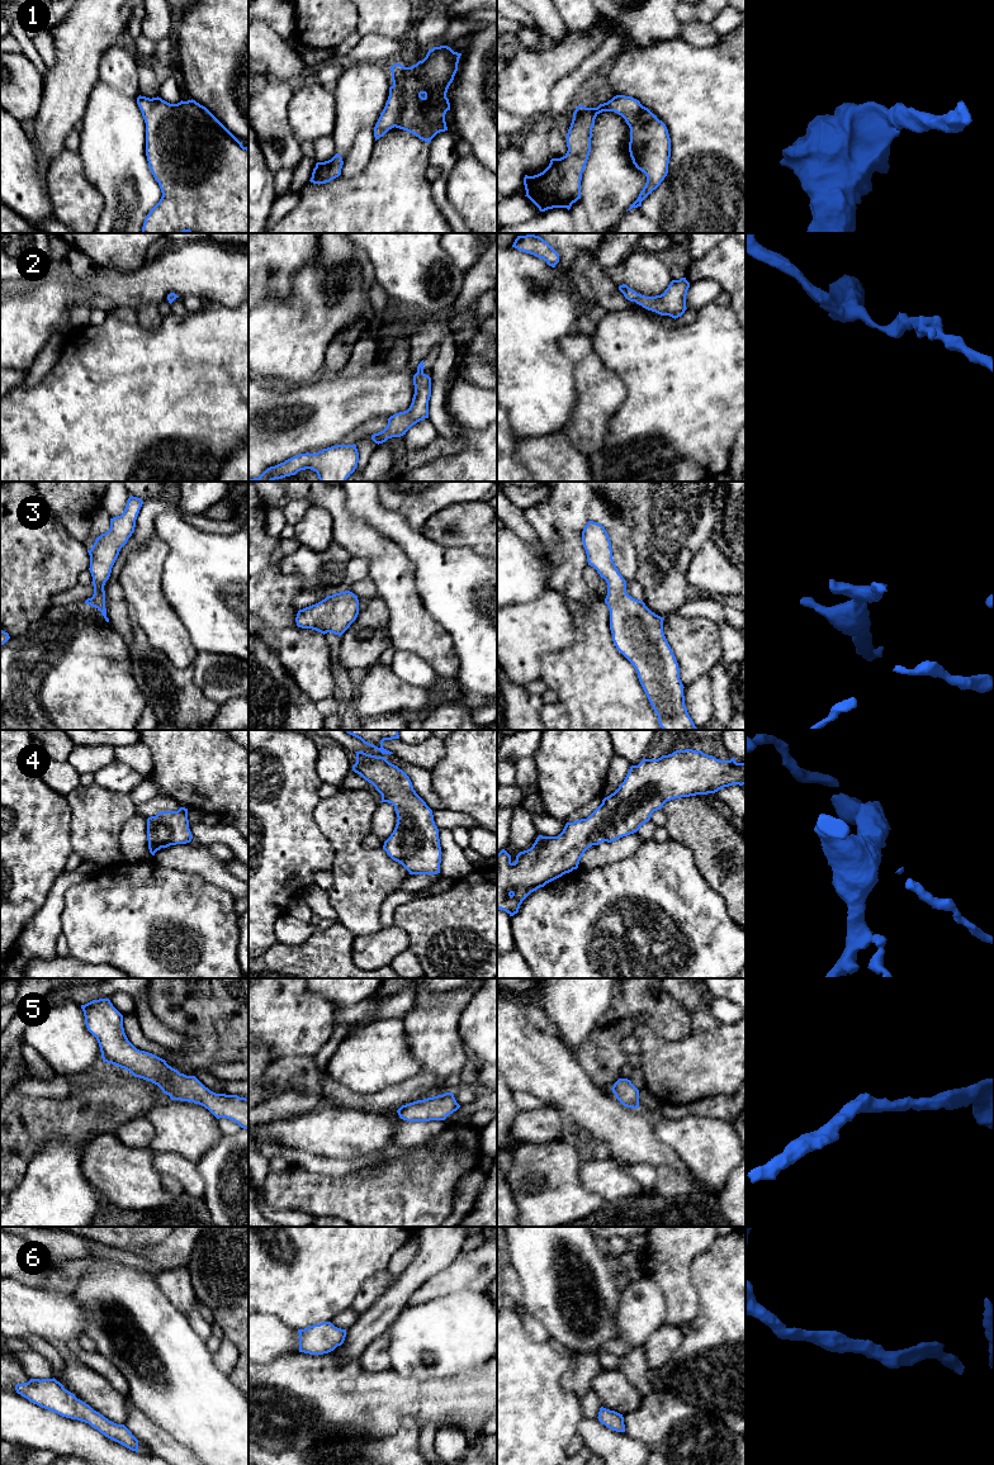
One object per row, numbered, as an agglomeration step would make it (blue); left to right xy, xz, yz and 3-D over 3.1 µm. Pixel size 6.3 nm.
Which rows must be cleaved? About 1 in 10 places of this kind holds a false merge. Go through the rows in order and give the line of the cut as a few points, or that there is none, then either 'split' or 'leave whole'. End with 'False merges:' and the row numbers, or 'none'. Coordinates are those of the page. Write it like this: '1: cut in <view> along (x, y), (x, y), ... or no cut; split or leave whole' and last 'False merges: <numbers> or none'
1: no cut; leave whole
2: no cut; leave whole
3: no cut; leave whole
4: no cut; leave whole
5: no cut; leave whole
6: no cut; leave whole
False merges: none

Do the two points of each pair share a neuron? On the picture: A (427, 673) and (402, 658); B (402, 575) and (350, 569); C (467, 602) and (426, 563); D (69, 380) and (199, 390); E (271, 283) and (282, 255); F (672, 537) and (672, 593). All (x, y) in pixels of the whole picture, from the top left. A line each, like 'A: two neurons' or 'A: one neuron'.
A: one neuron
B: two neurons
C: one neuron
D: one neuron
E: one neuron
F: one neuron

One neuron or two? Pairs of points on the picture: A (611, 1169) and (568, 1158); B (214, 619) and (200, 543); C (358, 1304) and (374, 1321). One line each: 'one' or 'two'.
A: two
B: one
C: two

